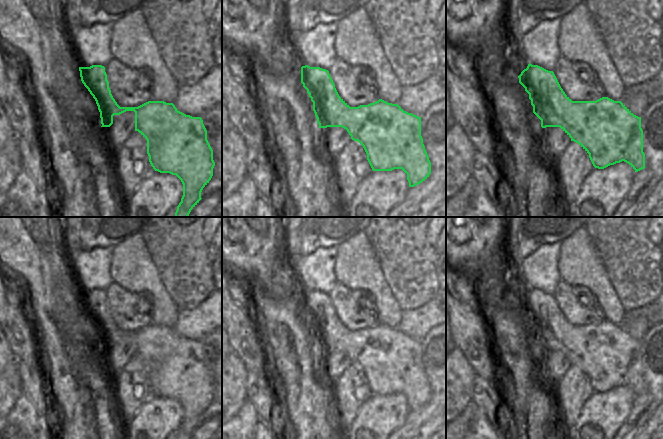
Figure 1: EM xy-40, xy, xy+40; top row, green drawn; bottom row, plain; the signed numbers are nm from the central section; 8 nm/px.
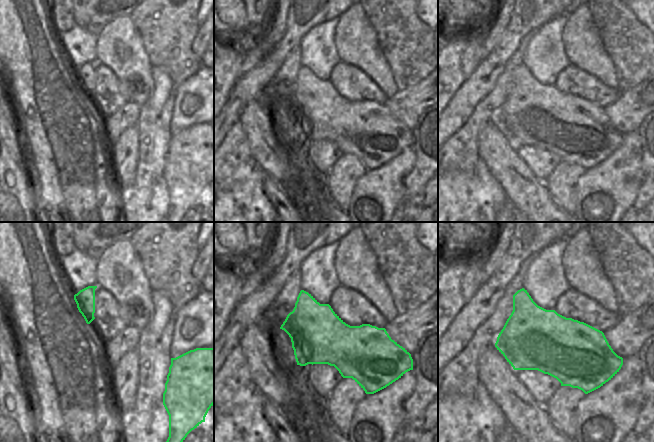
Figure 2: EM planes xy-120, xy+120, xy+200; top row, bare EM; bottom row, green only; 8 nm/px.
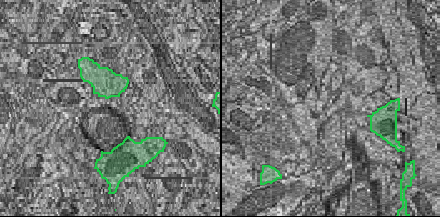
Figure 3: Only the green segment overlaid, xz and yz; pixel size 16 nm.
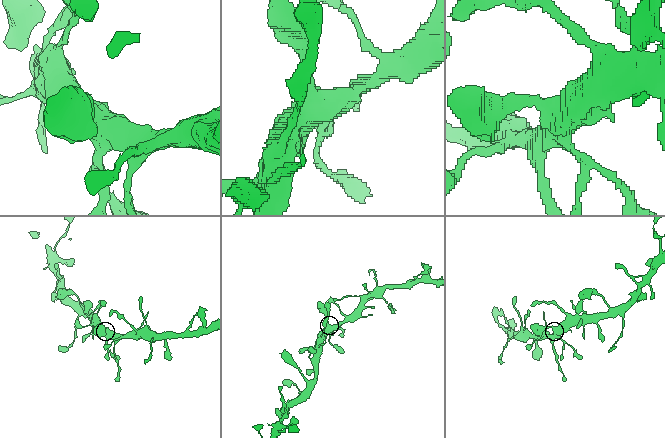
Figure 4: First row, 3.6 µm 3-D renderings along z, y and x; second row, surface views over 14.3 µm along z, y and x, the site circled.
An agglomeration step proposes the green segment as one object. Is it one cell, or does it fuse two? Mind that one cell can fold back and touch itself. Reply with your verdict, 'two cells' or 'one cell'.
one cell

